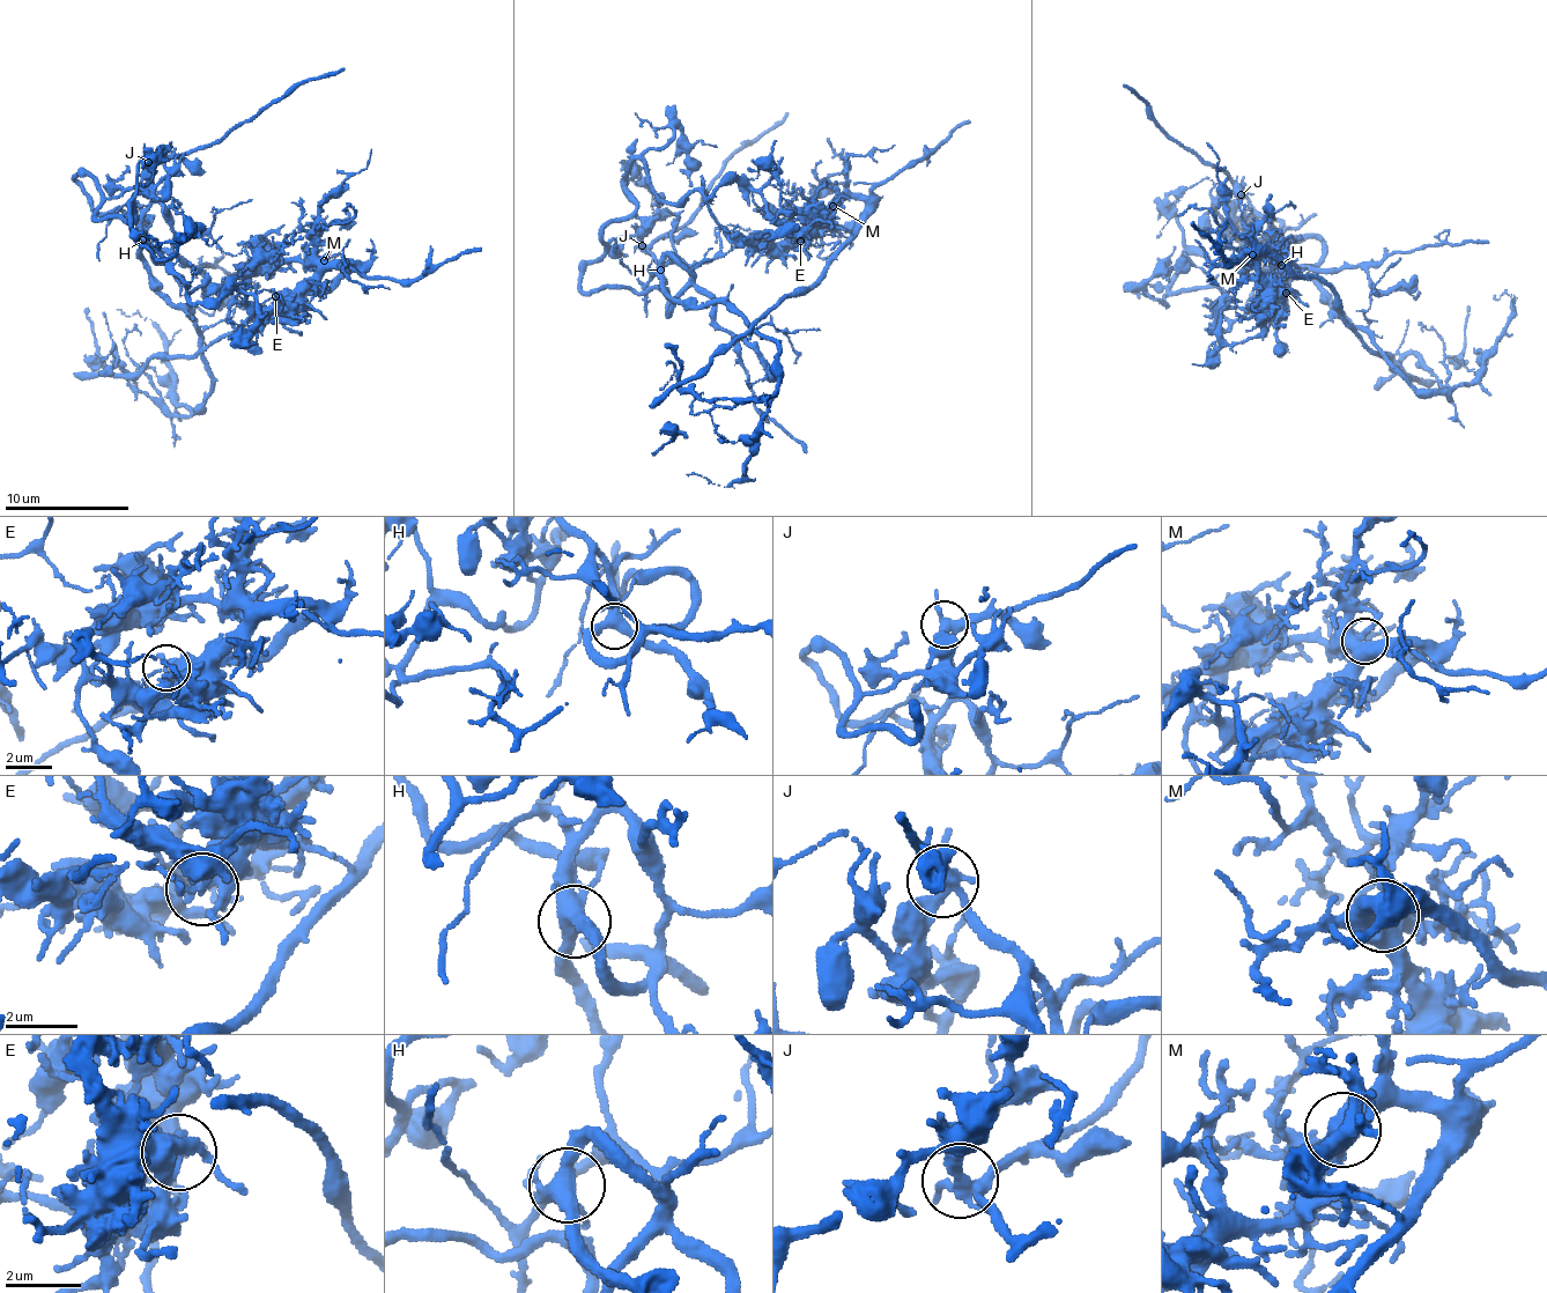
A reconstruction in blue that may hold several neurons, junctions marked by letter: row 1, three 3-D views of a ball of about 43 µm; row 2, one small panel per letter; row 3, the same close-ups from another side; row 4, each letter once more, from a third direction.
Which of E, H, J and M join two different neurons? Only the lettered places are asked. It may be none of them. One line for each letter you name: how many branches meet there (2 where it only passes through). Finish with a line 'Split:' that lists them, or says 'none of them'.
E: branches 4
Split: E

